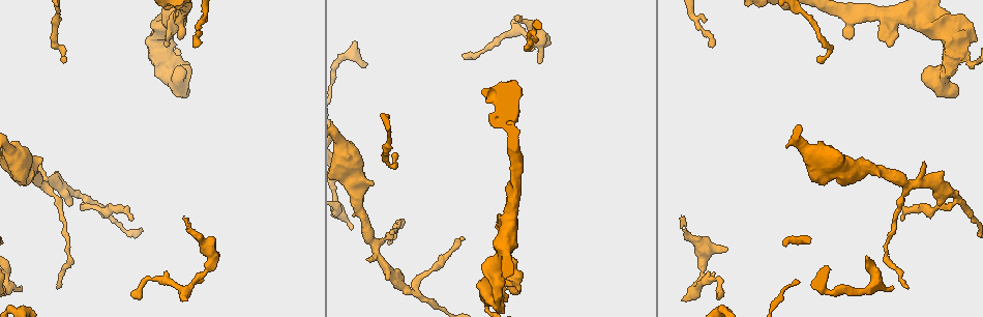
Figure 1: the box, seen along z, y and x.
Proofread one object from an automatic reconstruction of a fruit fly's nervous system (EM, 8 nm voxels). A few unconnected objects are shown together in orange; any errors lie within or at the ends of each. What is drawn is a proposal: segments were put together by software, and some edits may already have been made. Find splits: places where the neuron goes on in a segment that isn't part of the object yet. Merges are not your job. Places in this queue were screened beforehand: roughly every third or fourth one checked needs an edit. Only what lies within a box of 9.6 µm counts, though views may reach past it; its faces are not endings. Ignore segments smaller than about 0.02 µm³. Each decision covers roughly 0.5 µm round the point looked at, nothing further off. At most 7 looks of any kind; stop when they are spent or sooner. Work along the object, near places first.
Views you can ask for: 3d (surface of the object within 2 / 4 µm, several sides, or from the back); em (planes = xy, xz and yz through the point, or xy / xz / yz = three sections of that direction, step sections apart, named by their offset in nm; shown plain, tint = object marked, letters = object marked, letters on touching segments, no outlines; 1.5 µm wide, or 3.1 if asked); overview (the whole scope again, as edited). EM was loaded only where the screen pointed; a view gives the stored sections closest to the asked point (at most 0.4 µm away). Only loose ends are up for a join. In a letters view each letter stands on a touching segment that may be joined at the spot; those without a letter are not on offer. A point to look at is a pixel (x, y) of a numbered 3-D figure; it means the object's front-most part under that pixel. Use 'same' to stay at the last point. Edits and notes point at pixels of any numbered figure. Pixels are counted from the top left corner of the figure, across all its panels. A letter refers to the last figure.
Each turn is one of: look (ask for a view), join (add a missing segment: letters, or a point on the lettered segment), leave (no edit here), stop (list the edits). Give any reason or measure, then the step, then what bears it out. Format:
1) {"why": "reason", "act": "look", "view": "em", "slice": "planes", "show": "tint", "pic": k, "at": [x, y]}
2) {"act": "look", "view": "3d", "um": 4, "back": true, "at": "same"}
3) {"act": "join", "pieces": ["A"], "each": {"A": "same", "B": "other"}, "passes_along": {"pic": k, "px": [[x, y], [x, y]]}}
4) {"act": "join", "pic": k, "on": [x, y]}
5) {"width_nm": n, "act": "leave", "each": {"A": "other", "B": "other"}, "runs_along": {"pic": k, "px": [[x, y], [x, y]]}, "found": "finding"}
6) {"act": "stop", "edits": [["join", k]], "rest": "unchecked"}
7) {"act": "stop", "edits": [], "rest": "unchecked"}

{"why": "tapers out", "act": "look", "view": "em", "slice": "planes", "show": "letters", "pic": 1, "at": [902, 219]}

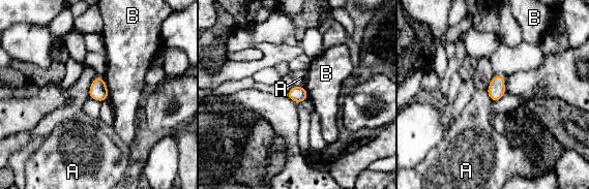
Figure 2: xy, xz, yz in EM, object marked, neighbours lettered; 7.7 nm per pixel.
{"width_nm": 120, "act": "leave", "each": {"A": "other", "B": "other"}, "border": {"pic": 2, "px": [[295, 85], [303, 88]]}, "found": "none of them fits"}

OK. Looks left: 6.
{"why": "an open end", "act": "look", "view": "3d", "um": 4, "pic": 1, "at": [353, 228]}

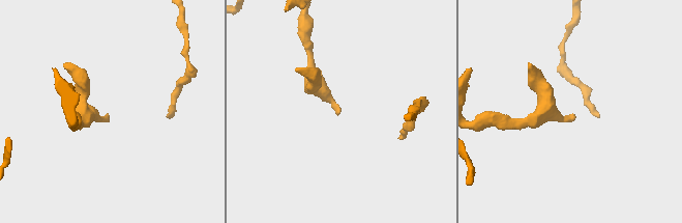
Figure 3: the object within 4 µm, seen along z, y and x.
{"why": "need the tissue", "act": "look", "view": "em", "slice": "yz", "step": 4, "show": "letters", "pic": 3, "at": [107, 114]}

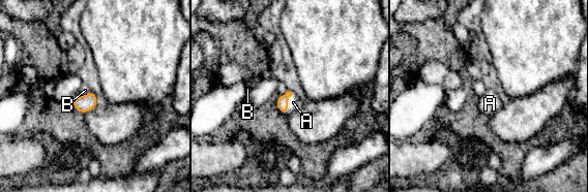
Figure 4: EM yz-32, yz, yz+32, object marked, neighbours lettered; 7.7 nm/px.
{"act": "join", "pieces": ["A"], "each": {"A": "same", "B": "other"}, "passes_along": {"pic": 4, "px": [[282, 102], [287, 101], [293, 102]]}, "found": "it goes on there"}

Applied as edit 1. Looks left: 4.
{"act": "look", "view": "overview"}

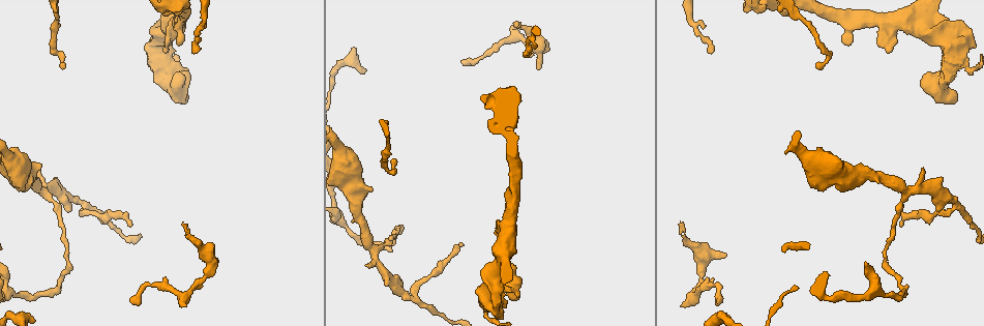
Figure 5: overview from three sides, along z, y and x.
{"why": "an open end", "act": "look", "view": "em", "slice": "xz", "step": 8, "show": "letters", "pic": 5, "at": [506, 304]}

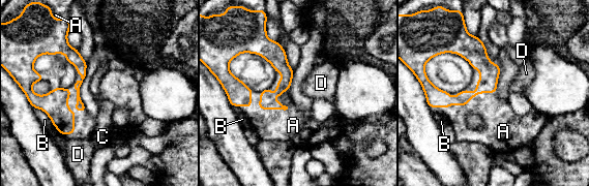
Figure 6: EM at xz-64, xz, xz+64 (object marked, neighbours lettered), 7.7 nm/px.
{"act": "look", "view": "em", "slice": "planes", "show": "letters", "at": "same"}

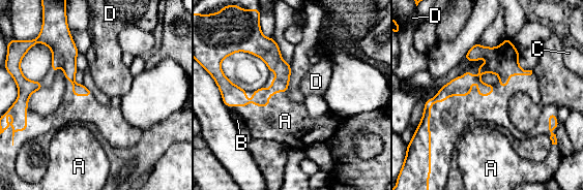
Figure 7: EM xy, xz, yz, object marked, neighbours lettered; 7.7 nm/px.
{"act": "join", "pieces": ["A"], "each": {"A": "same", "B": "other", "C": "other", "D": "other"}, "found": "it goes on there"}

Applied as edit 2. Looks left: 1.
{"act": "stop", "edits": [["join", 4], ["join", 7]], "rest": "unchecked"}

